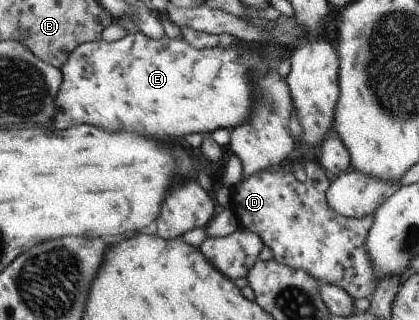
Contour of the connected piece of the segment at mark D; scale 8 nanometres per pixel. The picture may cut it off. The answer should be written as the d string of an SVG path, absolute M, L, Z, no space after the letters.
M316 159L312 160L312 188L310 180L299 182L292 172L286 170L274 170L266 168L251 174L242 184L232 187L230 196L230 208L238 220L239 228L249 230L257 234L264 246L272 251L276 262L286 266L305 270L320 283L328 283L337 286L347 292L353 299L369 298L375 289L375 272L369 261L369 254L365 249L365 238L373 223L373 214L367 214L362 218L343 217L337 213L328 203L325 197L329 189L330 178L326 176L323 168Z

